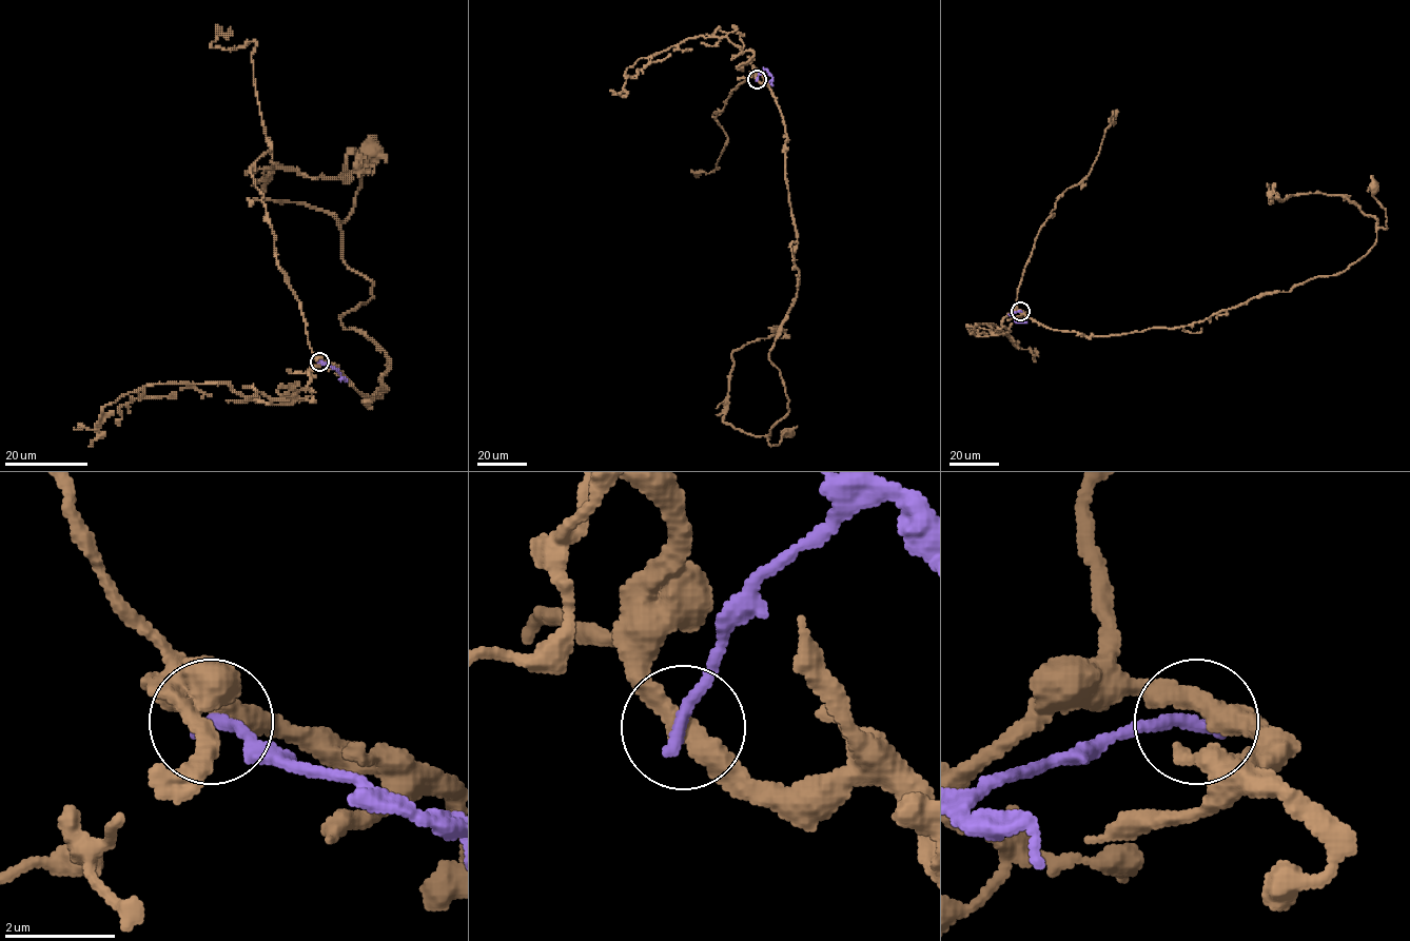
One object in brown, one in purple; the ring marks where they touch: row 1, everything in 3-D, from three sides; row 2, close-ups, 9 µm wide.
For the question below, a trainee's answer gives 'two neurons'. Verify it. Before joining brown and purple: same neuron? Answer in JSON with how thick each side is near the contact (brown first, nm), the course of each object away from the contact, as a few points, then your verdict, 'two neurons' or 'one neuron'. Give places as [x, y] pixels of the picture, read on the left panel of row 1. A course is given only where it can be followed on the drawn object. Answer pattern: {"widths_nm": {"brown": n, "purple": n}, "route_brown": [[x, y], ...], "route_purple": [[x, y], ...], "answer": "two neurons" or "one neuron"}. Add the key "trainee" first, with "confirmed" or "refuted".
{"trainee": "confirmed", "widths_nm": {"brown": 400, "purple": 280}, "route_brown": [[319, 361], [365, 404], [386, 390], [390, 360], [340, 320], [371, 296], [345, 262], [338, 224], [370, 153]], "route_purple": [[319, 361], [335, 368], [347, 378]], "answer": "two neurons"}

